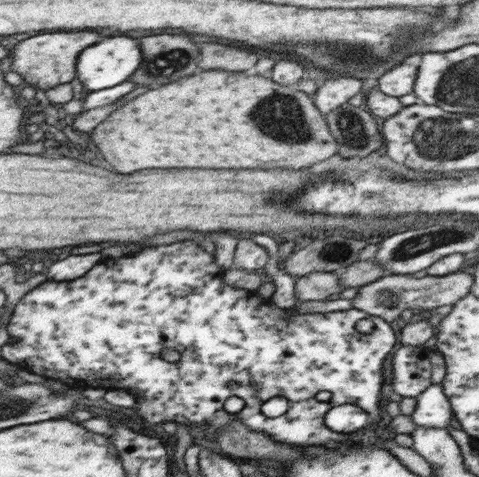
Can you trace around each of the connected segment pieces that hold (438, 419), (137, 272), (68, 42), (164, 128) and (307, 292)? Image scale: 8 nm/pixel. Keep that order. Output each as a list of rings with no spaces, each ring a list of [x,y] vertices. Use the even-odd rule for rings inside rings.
[[[431,384],[416,398],[412,411],[412,422],[423,427],[446,428],[452,419],[450,401],[445,396],[441,384]]]
[[[184,240],[184,242],[176,242],[176,244],[170,244],[170,246],[158,246],[158,248],[148,248],[148,250],[142,250],[140,254],[136,256],[130,256],[130,258],[120,258],[120,260],[106,260],[98,266],[94,266],[86,276],[82,278],[76,278],[76,280],[70,280],[70,282],[42,282],[40,286],[36,286],[30,290],[28,294],[24,295],[16,305],[12,318],[8,322],[8,334],[10,338],[14,338],[14,342],[8,342],[2,346],[2,358],[8,360],[8,362],[15,364],[18,369],[27,370],[28,372],[34,372],[44,376],[46,379],[52,378],[52,380],[58,380],[58,382],[64,382],[68,386],[74,386],[74,388],[108,388],[108,390],[118,390],[118,388],[126,388],[126,390],[138,390],[144,400],[138,400],[134,410],[140,414],[141,418],[144,418],[148,424],[162,424],[166,420],[172,420],[172,422],[186,424],[196,424],[196,426],[204,426],[205,438],[207,436],[217,438],[217,432],[220,429],[224,429],[225,424],[232,421],[242,421],[244,425],[250,430],[260,430],[260,432],[266,432],[273,440],[278,442],[286,442],[286,444],[292,444],[292,446],[324,446],[324,444],[330,444],[330,440],[336,440],[336,442],[342,442],[342,440],[348,440],[350,436],[348,434],[342,434],[342,432],[332,432],[326,424],[324,424],[324,416],[326,413],[335,406],[342,406],[343,404],[353,404],[359,406],[367,412],[369,420],[372,419],[378,423],[378,427],[382,428],[386,421],[381,420],[380,413],[380,393],[382,392],[382,383],[384,383],[384,377],[382,378],[382,363],[388,354],[392,352],[392,348],[396,346],[396,334],[392,331],[389,323],[383,321],[377,316],[372,316],[358,310],[356,308],[348,309],[345,311],[326,312],[324,314],[320,312],[311,312],[310,314],[293,314],[289,312],[289,309],[278,308],[272,306],[269,298],[264,298],[258,293],[254,294],[254,291],[249,290],[232,290],[231,286],[224,284],[222,275],[224,271],[220,270],[220,266],[214,264],[214,258],[210,256],[210,253],[206,254],[200,246],[196,246],[192,240]],[[368,318],[373,324],[372,330],[368,333],[358,332],[356,324],[360,320]],[[164,348],[172,348],[181,353],[181,358],[177,362],[168,362],[160,356],[160,352]],[[236,381],[240,386],[237,390],[230,390],[228,388],[228,382]],[[253,384],[260,384],[259,391],[255,390]],[[318,392],[330,392],[330,400],[328,402],[318,402],[316,400],[316,394]],[[236,396],[245,402],[244,411],[238,414],[230,414],[224,409],[224,402],[228,398]],[[282,397],[289,401],[289,407],[284,416],[278,416],[278,418],[268,418],[264,416],[260,407],[264,402],[276,398]]]
[[[56,32],[56,34],[40,34],[40,36],[32,36],[22,40],[14,50],[10,50],[12,54],[12,64],[10,70],[18,72],[25,80],[25,85],[32,85],[44,91],[50,90],[59,84],[70,83],[74,80],[76,74],[76,58],[78,54],[96,44],[100,40],[100,36],[96,32]]]
[[[210,70],[210,72],[196,74],[196,76],[188,76],[188,78],[174,82],[174,84],[166,84],[158,90],[150,90],[150,92],[134,98],[126,106],[112,112],[102,124],[98,124],[92,132],[92,140],[100,148],[102,156],[120,174],[132,174],[136,170],[146,170],[146,168],[308,168],[312,164],[318,164],[318,162],[330,158],[338,150],[338,143],[330,132],[325,116],[313,103],[312,96],[295,87],[286,87],[272,82],[268,78],[248,76],[244,72],[224,72],[224,70]]]
[[[311,272],[306,276],[296,277],[295,297],[302,302],[326,301],[328,296],[341,292],[343,286],[339,283],[337,272]]]

